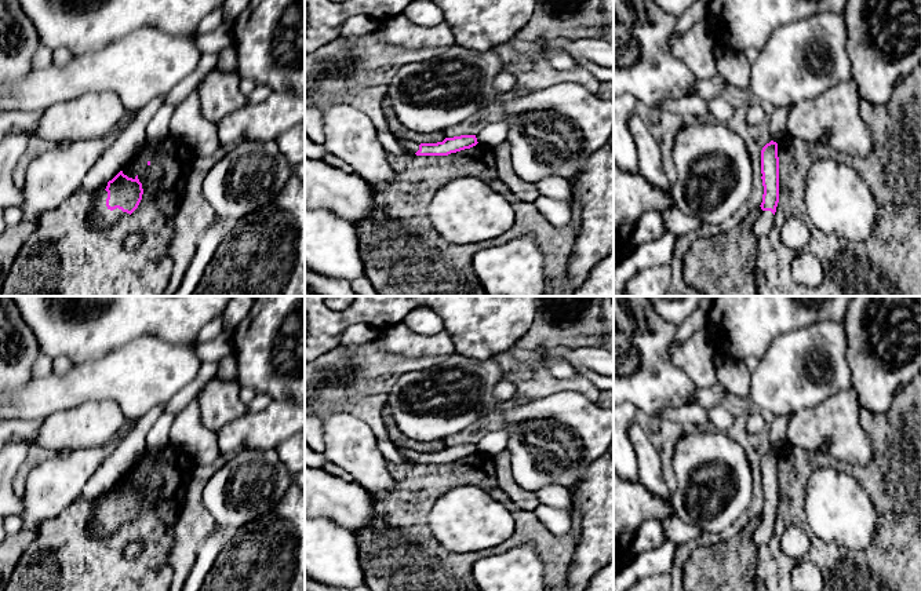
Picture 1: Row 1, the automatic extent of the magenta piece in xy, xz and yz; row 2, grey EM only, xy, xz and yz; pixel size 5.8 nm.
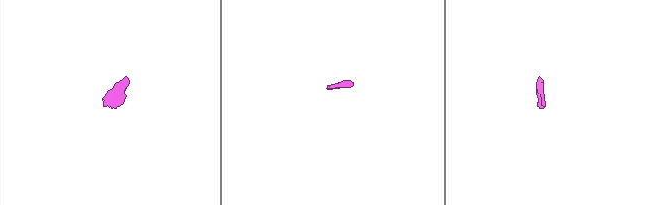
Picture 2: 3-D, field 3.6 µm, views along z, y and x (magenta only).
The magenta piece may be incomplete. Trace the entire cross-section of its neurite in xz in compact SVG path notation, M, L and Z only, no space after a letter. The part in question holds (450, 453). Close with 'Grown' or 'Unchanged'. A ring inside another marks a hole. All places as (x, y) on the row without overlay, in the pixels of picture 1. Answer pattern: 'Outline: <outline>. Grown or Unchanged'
Outline: M476 444L445 446L443 450L437 452L418 452L407 448L397 449L408 463L416 464L448 464L451 462L470 457L478 452Z. Grown

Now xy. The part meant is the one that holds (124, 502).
Outline: M120 479L112 489L98 497L92 514L92 532L109 536L124 522L132 522L141 508L143 497L138 484L132 488Z. Grown

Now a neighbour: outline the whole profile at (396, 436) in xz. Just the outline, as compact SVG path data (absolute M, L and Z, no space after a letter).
M389 404L385 405L381 416L383 419L383 424L386 426L386 434L389 439L397 448L407 448L407 449L418 450L418 452L437 452L437 450L443 450L447 446L444 439L436 439L432 442L418 442L415 439L408 438L394 422Z

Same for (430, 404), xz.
M454 353L440 365L403 373L387 394L387 404L408 438L418 442L444 439L505 404L495 400L494 388L506 375L494 358L476 360Z

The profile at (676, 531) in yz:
M673 515L662 521L665 528L665 543L673 543L677 548L698 540L703 532L699 526L684 522Z

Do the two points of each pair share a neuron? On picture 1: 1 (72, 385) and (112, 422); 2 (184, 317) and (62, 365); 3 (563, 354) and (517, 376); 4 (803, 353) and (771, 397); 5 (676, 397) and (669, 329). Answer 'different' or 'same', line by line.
1: different
2: different
3: different
4: same
5: same

